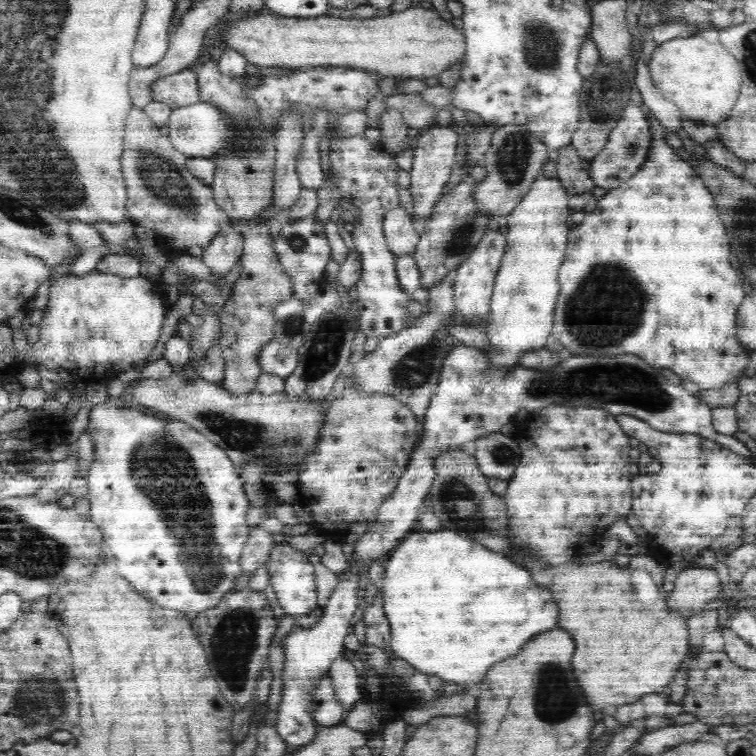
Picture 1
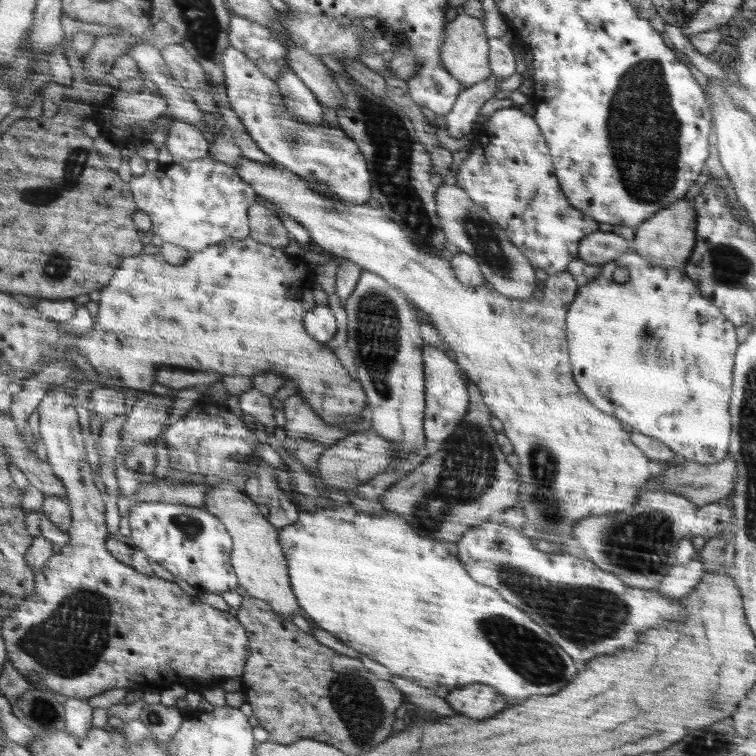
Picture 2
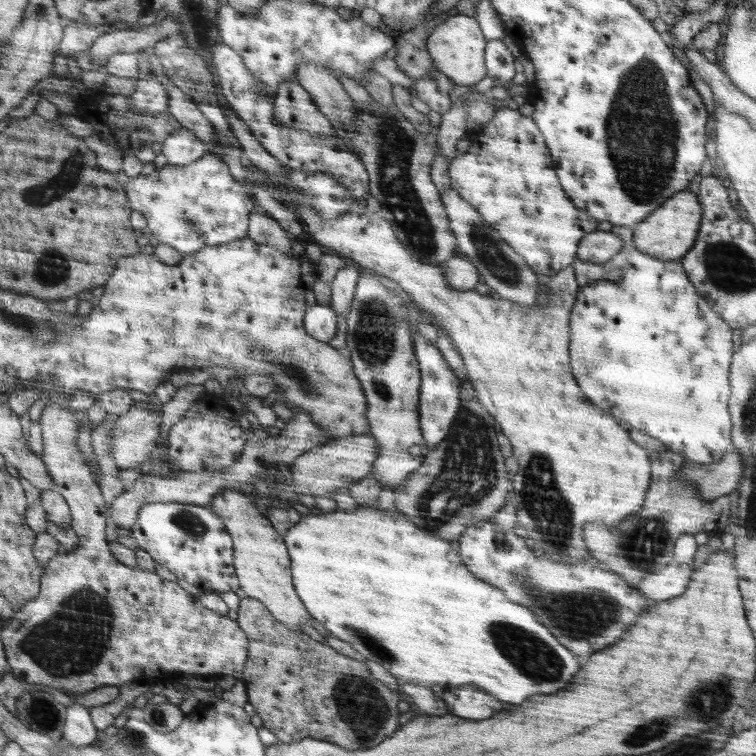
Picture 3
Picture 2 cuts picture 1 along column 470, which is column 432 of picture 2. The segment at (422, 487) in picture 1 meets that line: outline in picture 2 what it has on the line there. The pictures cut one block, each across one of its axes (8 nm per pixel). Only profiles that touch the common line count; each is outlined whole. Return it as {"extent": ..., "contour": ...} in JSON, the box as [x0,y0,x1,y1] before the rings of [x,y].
{"extent":[422,344,468,442],"contour":[[[425,344],[422,348],[423,371],[425,378],[426,416],[424,416],[424,432],[428,440],[443,442],[450,438],[457,430],[460,422],[468,410],[468,388],[464,380],[464,371],[458,368],[456,376],[456,362],[450,360],[439,348]]]}

